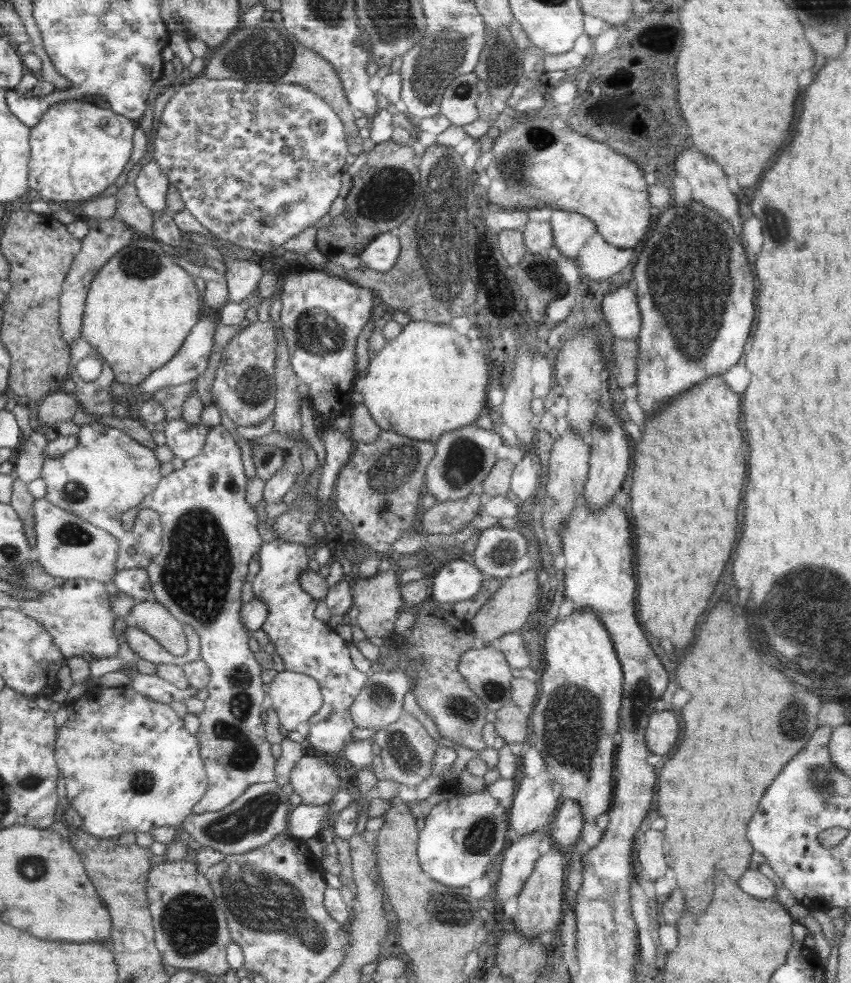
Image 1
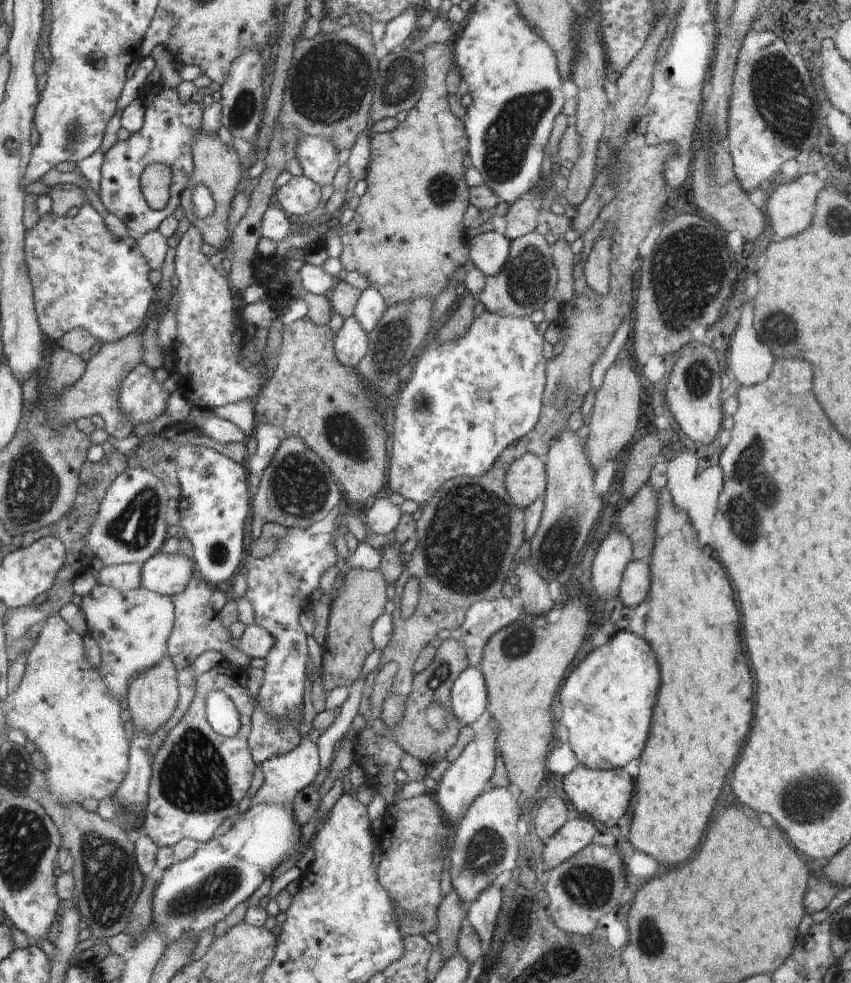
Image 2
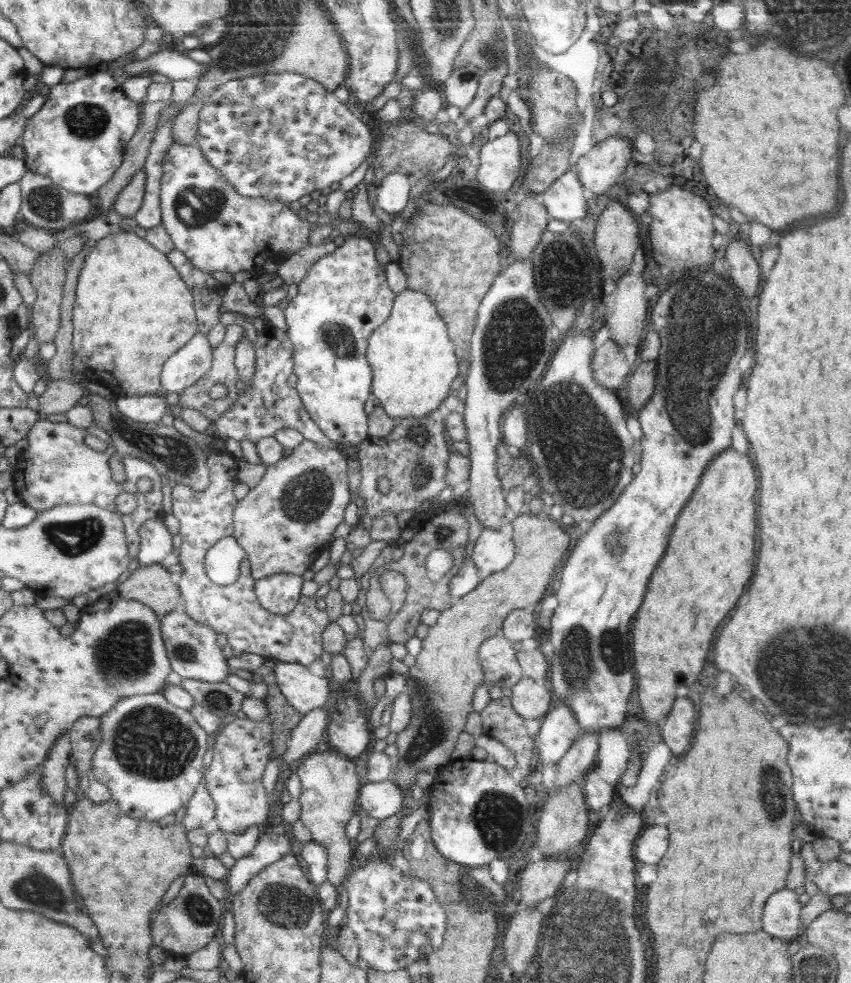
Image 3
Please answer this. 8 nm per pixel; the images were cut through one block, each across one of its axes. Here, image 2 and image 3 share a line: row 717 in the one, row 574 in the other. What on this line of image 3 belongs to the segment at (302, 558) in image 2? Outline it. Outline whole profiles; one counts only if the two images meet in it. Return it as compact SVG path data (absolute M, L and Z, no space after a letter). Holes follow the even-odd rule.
M270 575L255 581L254 592L262 607L274 614L283 615L297 605L297 600L302 596L302 582L302 575Z

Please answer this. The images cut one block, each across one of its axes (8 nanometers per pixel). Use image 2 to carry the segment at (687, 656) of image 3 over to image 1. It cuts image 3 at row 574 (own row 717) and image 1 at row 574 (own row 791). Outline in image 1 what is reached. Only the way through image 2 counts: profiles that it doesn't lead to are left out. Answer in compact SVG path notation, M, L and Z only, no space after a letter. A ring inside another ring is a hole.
M706 378L706 382L700 382L698 386L692 386L690 390L686 390L684 394L680 394L680 398L676 398L676 402L668 404L658 416L654 416L652 420L646 422L646 430L644 430L644 436L640 440L640 444L632 442L631 446L634 446L634 482L632 482L630 492L632 501L632 512L636 512L636 538L638 538L638 550L636 554L640 556L640 560L636 560L634 568L636 568L636 582L638 582L638 612L640 614L640 620L646 624L646 630L652 632L654 638L664 638L664 640L670 640L674 648L682 650L686 648L692 640L694 640L694 628L698 624L698 618L702 616L702 612L708 608L710 604L710 598L718 584L718 576L722 574L730 554L734 552L734 546L736 546L736 538L738 538L738 506L742 502L742 490L744 490L744 480L746 480L746 456L744 456L744 440L742 440L742 430L738 428L738 422L740 422L740 398L730 390L726 388L724 380L722 378Z

